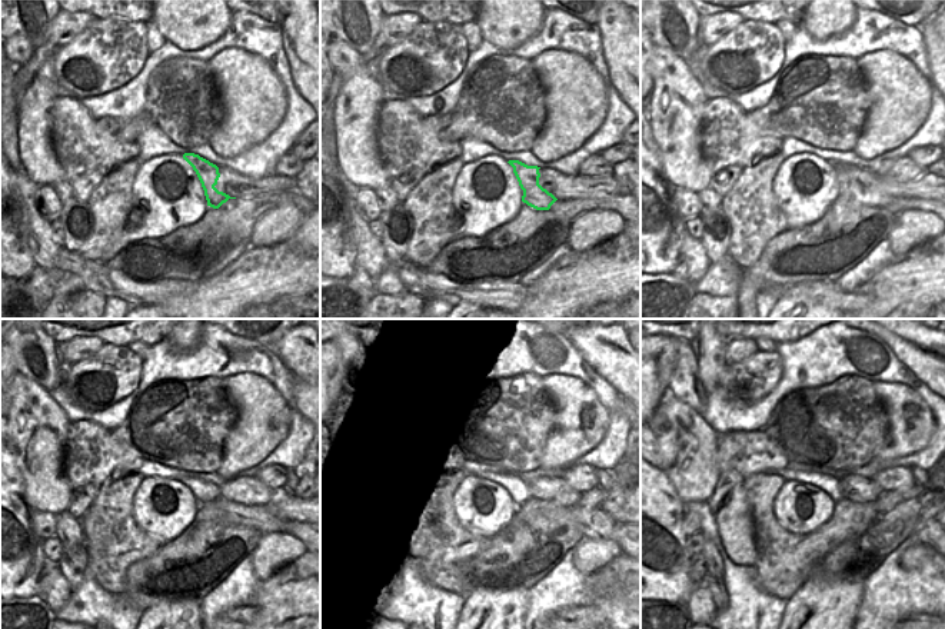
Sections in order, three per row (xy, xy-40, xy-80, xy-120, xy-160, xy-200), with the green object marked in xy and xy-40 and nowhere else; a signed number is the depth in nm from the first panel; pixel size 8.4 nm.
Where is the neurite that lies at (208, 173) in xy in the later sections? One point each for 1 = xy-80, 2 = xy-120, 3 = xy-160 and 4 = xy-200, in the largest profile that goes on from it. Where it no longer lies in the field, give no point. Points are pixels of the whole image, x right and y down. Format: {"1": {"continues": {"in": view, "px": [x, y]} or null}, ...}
{"1": {"continues": {"in": "xy-80", "px": [871, 193]}}, "2": {"continues": {"in": "xy-120", "px": [253, 521]}}, "3": {"continues": {"in": "xy-160", "px": [574, 519]}}, "4": {"continues": {"in": "xy-200", "px": [929, 532]}}}

